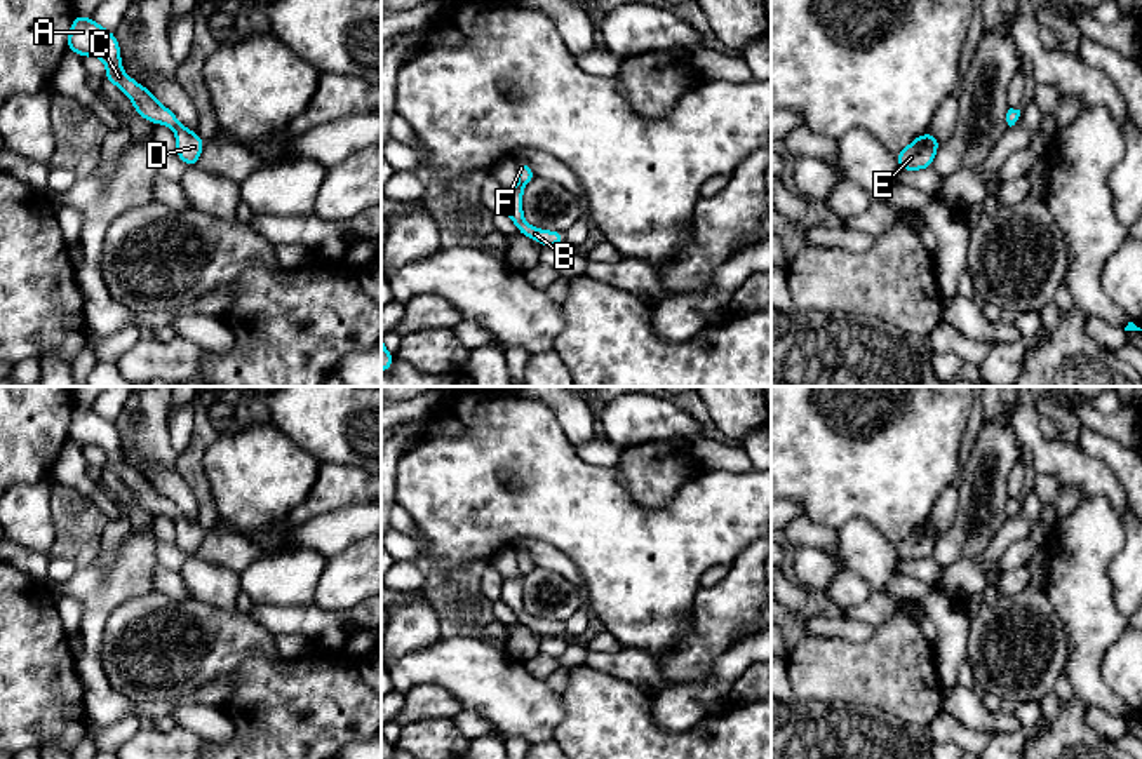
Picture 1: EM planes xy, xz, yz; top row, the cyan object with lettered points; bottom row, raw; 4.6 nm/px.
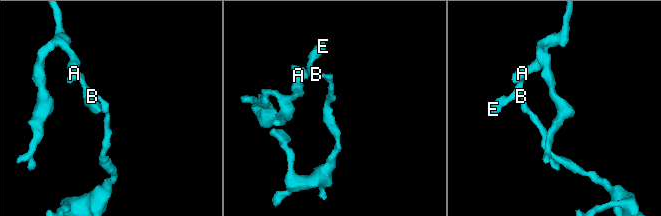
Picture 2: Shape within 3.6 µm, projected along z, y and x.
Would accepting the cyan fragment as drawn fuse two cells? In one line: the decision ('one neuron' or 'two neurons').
one neuron

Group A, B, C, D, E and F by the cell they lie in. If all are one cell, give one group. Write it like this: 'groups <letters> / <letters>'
groups A B C D E F

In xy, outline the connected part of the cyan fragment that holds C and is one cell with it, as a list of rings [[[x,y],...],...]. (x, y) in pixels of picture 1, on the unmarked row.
[[[75,406],[68,425],[68,440],[77,442],[82,447],[101,447],[108,458],[104,468],[131,487],[134,500],[143,508],[148,508],[151,514],[169,515],[176,522],[176,545],[188,557],[197,554],[204,538],[204,529],[188,521],[169,498],[162,496],[153,487],[148,479],[124,463],[120,453],[122,444],[115,423],[101,418],[92,407]]]

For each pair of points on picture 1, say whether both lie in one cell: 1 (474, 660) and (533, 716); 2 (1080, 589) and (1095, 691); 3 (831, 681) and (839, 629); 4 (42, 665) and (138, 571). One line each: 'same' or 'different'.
1: same
2: same
3: different
4: different

